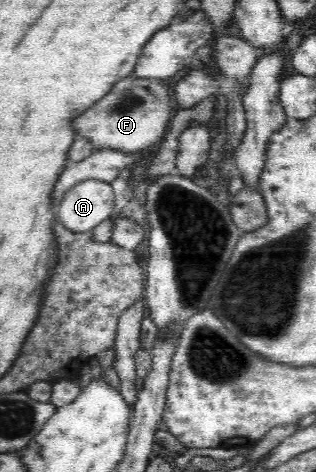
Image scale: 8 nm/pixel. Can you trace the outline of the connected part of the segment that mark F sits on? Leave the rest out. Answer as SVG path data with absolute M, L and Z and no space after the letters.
M126 78L114 84L114 88L104 98L100 98L96 104L92 104L84 116L76 120L76 128L82 136L90 140L98 149L114 149L122 152L139 152L142 149L154 144L156 140L165 136L170 128L172 112L170 111L170 98L168 88L160 84L160 80L140 78Z

